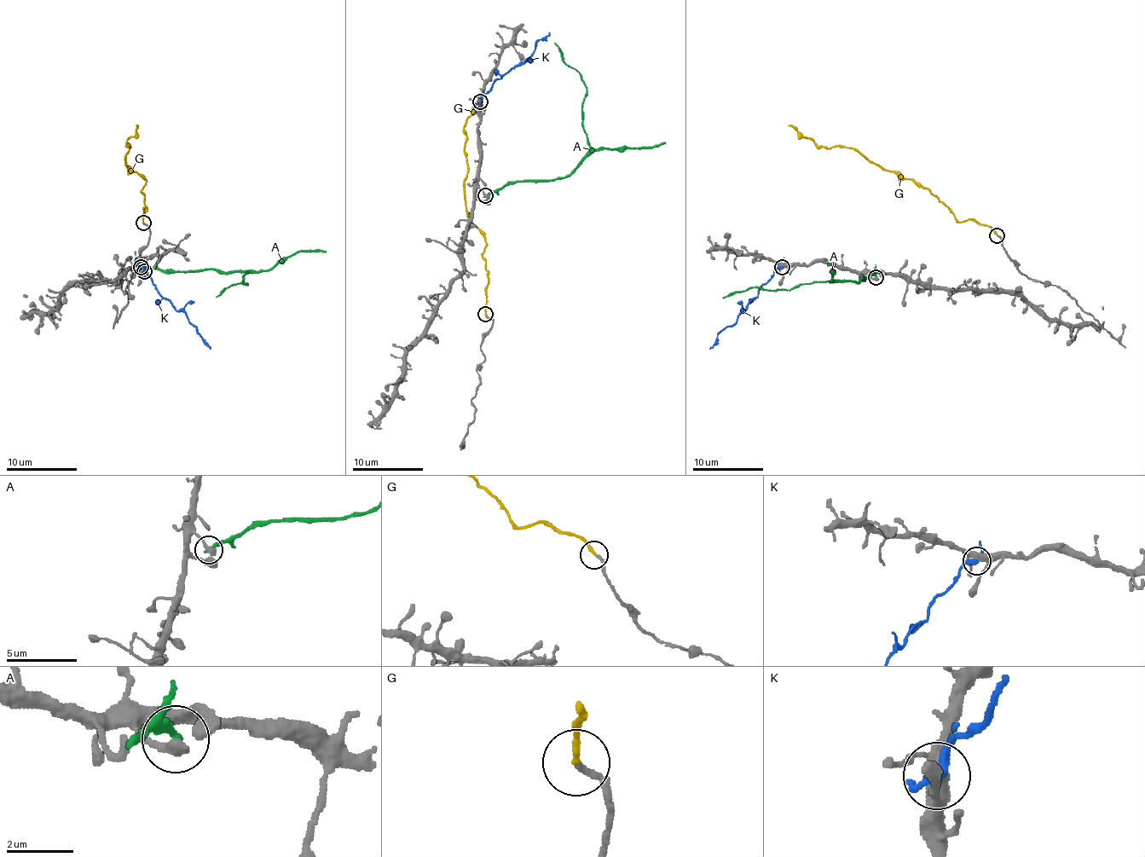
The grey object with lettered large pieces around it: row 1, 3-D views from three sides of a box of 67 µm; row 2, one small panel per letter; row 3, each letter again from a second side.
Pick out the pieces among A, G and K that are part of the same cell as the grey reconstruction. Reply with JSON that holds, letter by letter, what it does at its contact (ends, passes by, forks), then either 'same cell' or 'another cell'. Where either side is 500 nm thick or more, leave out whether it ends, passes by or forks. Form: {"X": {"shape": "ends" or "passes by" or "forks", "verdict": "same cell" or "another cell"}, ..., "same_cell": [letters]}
{"A": {"shape": "ends", "verdict": "another cell"}, "G": {"shape": "ends", "verdict": "same cell"}, "K": {"shape": "passes by", "verdict": "another cell"}, "same_cell": ["G"]}

